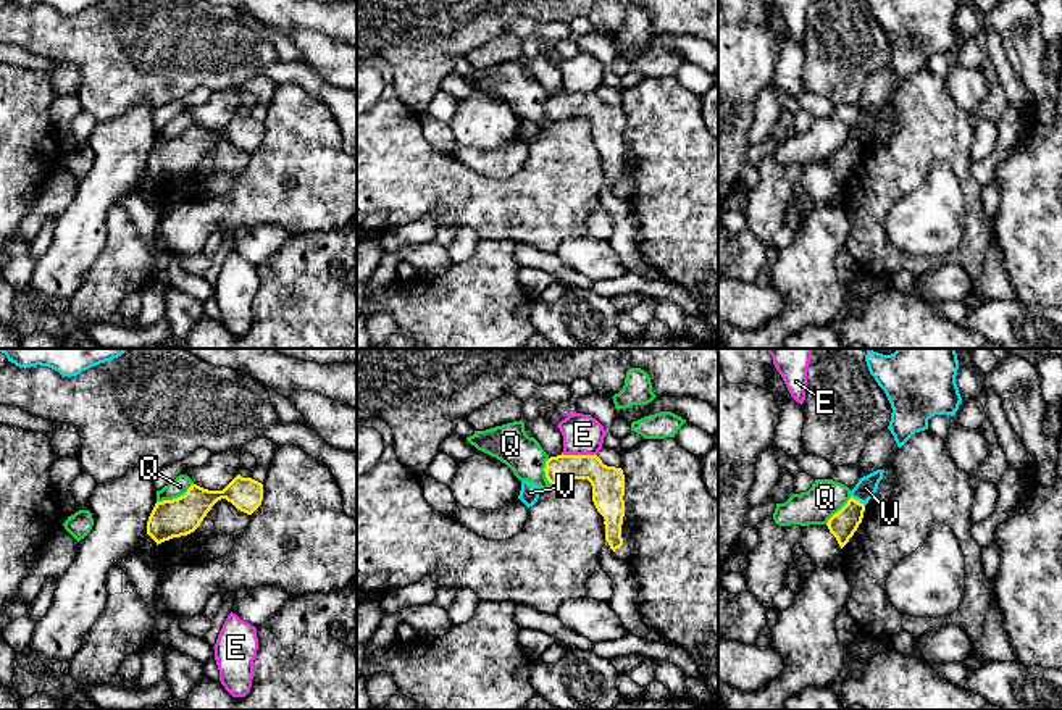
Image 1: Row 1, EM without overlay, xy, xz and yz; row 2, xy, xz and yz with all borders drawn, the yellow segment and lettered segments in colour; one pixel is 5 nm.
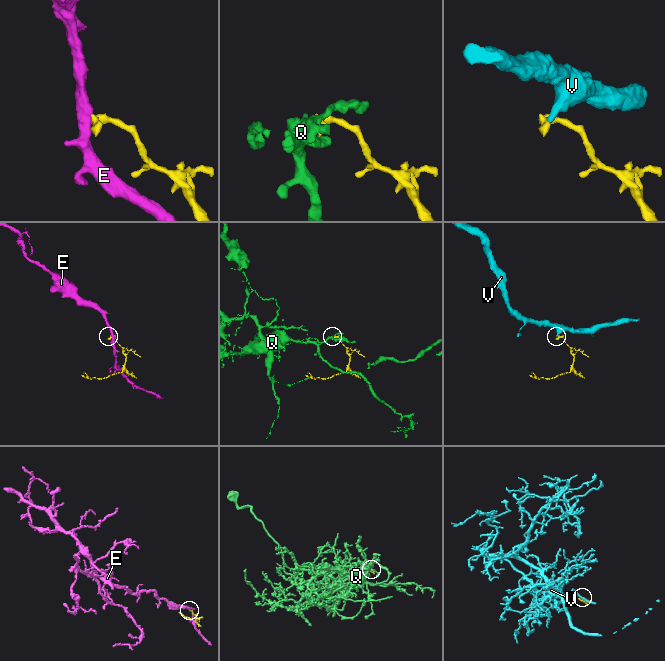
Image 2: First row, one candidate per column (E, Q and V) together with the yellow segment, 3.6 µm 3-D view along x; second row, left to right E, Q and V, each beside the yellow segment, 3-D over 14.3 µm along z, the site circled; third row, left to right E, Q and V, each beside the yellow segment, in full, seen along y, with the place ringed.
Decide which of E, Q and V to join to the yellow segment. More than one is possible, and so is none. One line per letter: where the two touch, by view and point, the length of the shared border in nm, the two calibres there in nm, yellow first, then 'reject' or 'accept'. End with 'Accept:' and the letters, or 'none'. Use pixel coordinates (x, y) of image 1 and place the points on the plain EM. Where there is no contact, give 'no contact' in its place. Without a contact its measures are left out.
E: xz (580, 94) | 180 nm | 160/200 nm | reject
Q: xy (175, 137) | 200 nm | 190/90 nm | reject
V: yz (857, 139) | 90 nm | 140/100 nm | reject
Accept: none

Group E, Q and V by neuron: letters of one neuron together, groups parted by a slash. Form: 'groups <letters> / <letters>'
groups E / Q / V

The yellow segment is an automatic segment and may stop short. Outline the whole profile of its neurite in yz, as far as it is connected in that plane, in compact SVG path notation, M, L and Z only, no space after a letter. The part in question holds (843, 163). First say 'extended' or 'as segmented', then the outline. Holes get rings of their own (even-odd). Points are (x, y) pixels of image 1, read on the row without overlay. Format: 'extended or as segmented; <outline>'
as segmented; M851 136L847 142L828 158L826 165L836 176L841 187L857 169L859 163L862 161L863 150L865 144Z

